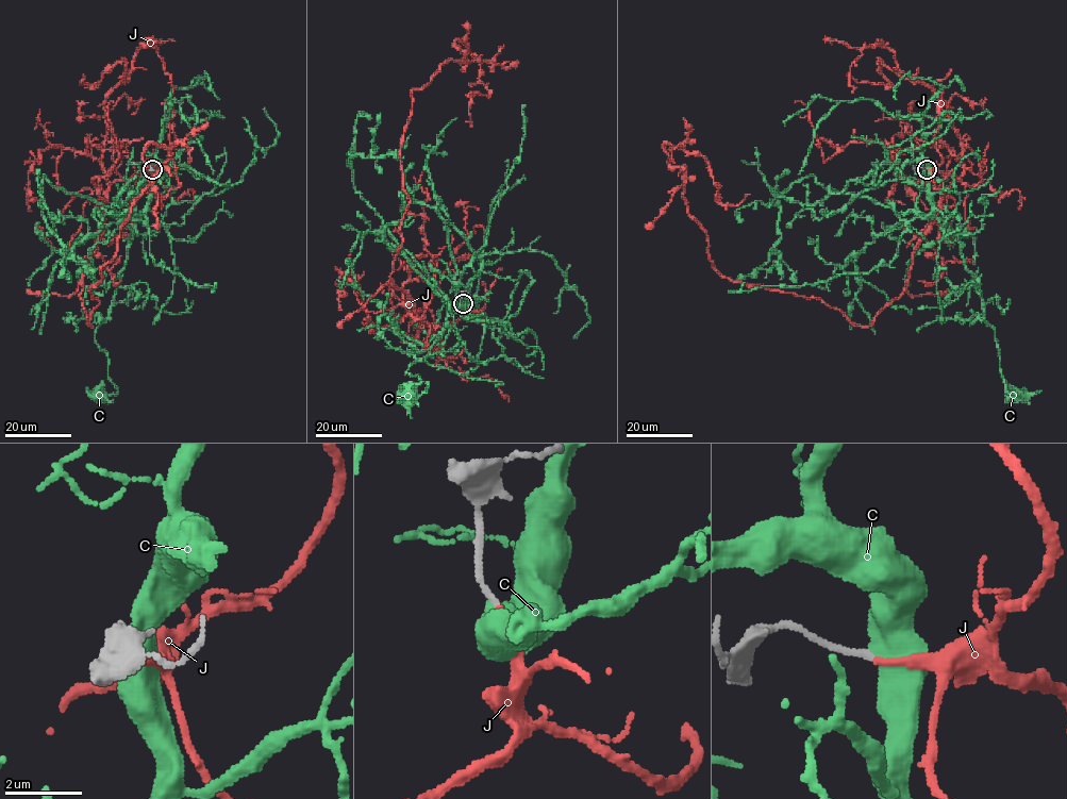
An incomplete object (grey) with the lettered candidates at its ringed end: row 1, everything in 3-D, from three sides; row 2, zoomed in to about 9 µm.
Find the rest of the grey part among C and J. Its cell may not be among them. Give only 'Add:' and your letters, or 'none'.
Add: J

